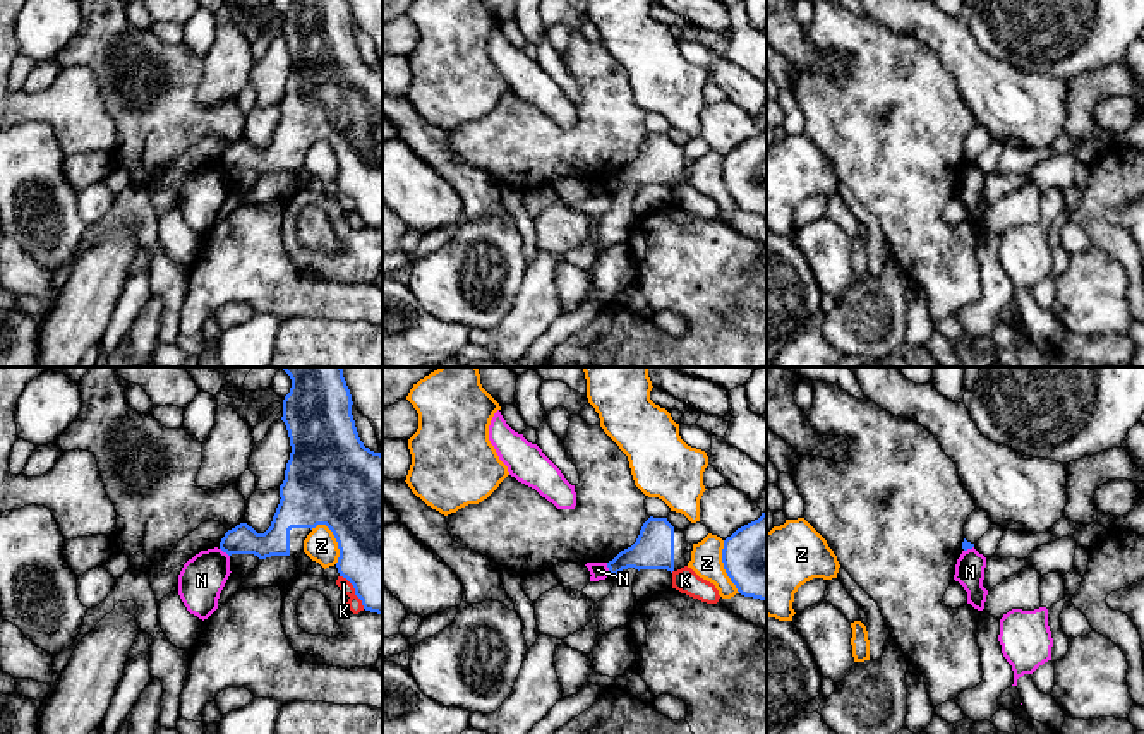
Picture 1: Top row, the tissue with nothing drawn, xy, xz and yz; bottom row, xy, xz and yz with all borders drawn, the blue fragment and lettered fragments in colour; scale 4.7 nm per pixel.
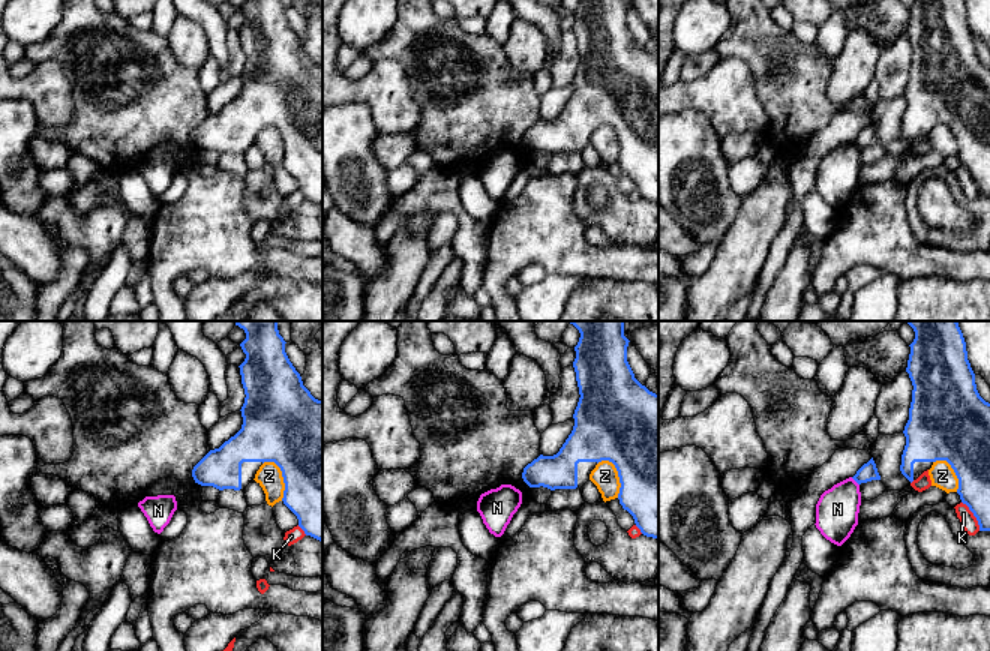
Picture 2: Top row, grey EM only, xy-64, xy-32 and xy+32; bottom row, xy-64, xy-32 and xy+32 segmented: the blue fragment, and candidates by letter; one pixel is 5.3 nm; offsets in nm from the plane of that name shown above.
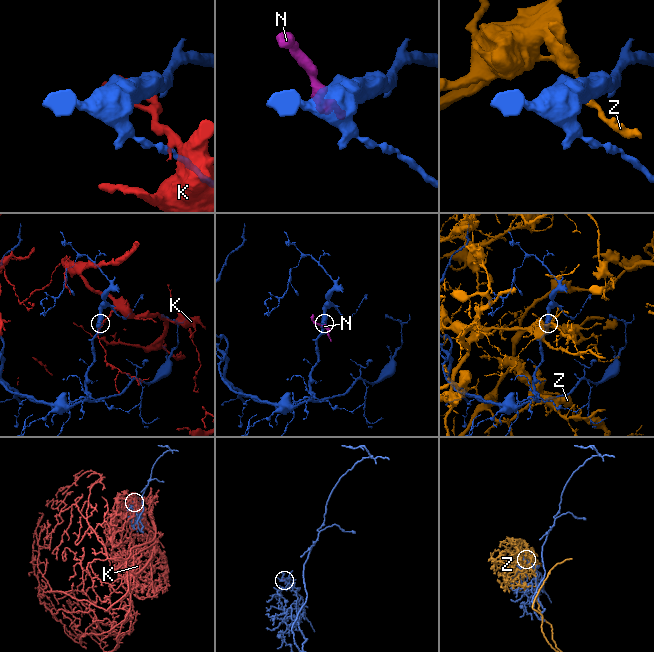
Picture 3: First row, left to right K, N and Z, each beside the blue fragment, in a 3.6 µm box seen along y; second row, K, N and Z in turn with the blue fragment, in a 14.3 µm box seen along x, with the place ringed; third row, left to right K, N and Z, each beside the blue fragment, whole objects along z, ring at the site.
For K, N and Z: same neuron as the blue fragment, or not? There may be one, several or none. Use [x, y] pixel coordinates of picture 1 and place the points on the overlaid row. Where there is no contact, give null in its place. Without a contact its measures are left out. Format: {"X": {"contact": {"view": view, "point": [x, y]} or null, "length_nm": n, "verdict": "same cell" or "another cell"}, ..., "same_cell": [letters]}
{"K": {"contact": {"view": "xy", "point": [355, 590]}, "length_nm": 200, "verdict": "another cell"}, "N": {"contact": {"view": "xz", "point": [609, 570]}, "length_nm": 70, "verdict": "another cell"}, "Z": {"contact": {"view": "xy", "point": [337, 541]}, "length_nm": 220, "verdict": "another cell"}, "same_cell": []}

